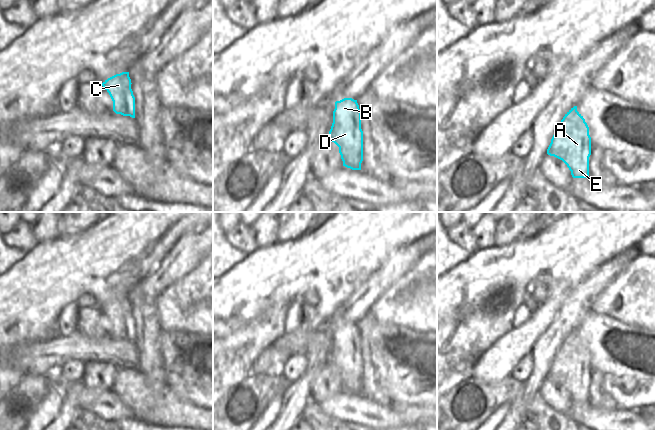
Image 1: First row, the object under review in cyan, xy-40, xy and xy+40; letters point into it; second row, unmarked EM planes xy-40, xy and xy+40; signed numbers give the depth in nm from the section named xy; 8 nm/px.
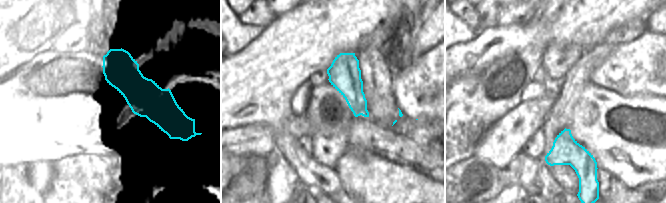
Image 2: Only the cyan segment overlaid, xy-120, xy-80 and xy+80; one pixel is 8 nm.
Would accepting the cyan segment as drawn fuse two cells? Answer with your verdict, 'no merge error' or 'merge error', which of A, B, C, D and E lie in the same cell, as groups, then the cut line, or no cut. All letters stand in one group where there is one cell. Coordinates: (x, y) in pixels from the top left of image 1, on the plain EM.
merge error; groups A D E / B C; cut xy (360, 347), (332, 350)

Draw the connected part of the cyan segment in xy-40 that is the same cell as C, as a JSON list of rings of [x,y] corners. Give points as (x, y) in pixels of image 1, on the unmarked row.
[[[122,296],[108,302],[101,309],[109,317],[116,338],[135,342],[135,321],[131,308],[129,296]]]

